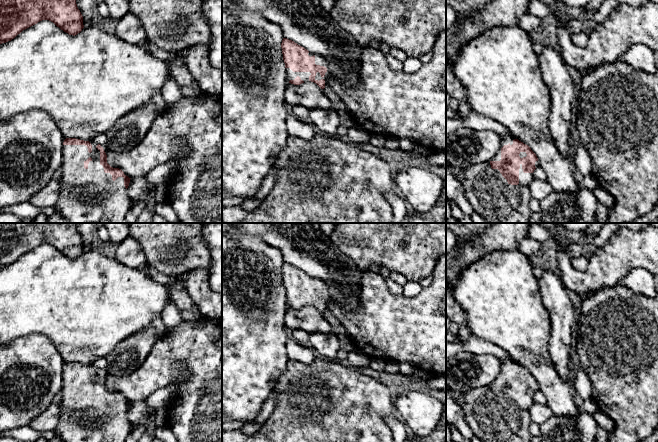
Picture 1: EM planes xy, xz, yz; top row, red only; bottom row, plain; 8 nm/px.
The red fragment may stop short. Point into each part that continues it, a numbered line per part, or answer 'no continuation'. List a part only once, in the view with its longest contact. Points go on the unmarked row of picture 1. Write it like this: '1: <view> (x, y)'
1: yz (490, 419)

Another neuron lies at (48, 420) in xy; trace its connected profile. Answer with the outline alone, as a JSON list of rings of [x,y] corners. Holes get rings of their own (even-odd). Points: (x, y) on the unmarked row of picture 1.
[[[58,400],[52,402],[39,416],[31,420],[28,427],[38,431],[53,431],[59,423],[60,405]]]

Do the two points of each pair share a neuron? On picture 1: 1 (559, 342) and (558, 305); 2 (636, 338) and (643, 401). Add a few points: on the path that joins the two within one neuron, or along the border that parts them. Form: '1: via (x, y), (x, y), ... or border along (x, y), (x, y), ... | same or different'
1: via (559, 333), (559, 314) | same
2: via (636, 354), (636, 385) | same

